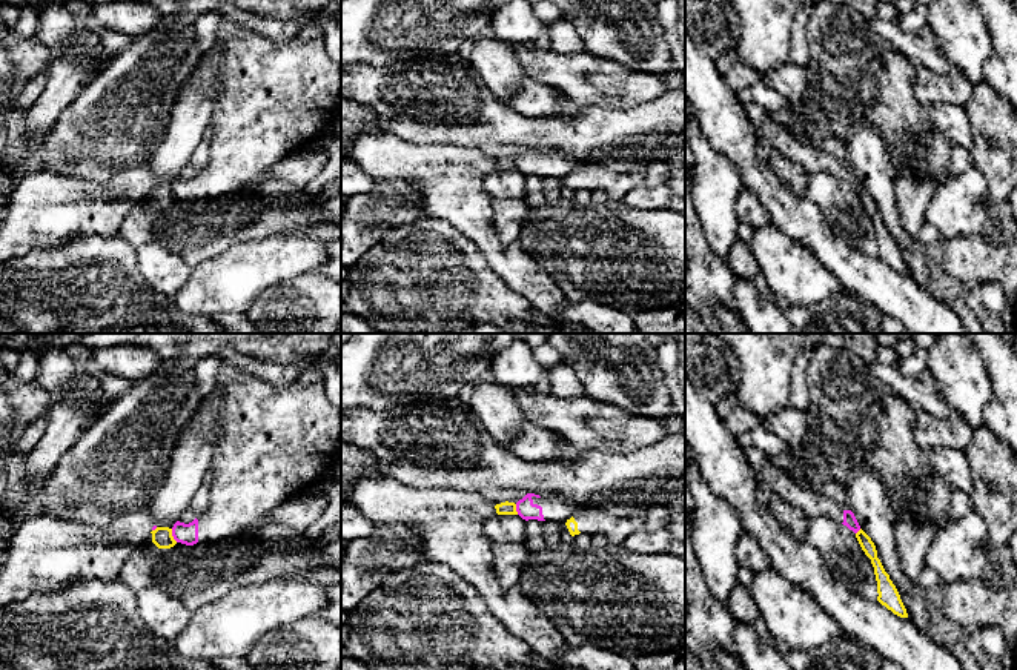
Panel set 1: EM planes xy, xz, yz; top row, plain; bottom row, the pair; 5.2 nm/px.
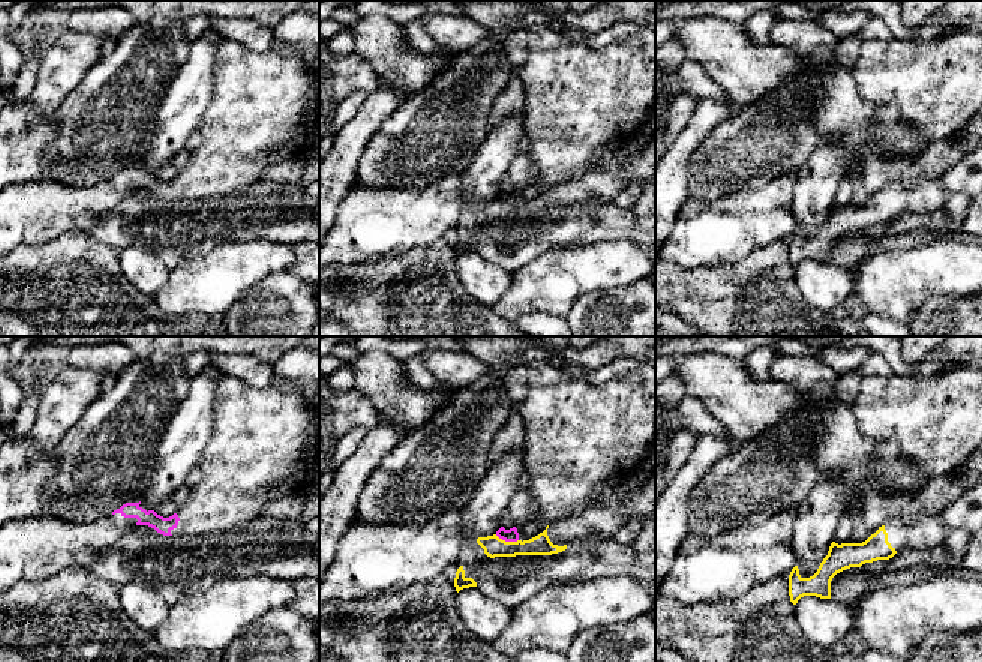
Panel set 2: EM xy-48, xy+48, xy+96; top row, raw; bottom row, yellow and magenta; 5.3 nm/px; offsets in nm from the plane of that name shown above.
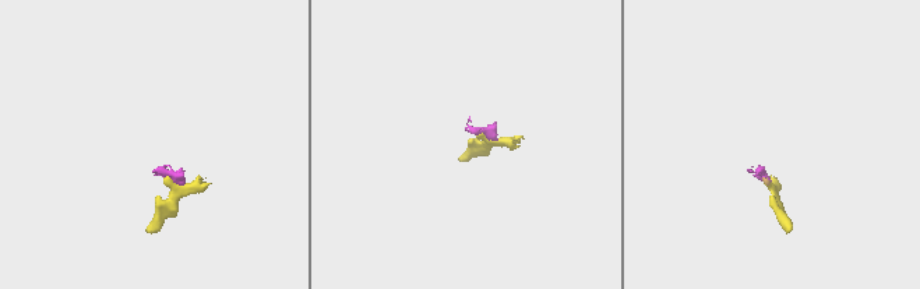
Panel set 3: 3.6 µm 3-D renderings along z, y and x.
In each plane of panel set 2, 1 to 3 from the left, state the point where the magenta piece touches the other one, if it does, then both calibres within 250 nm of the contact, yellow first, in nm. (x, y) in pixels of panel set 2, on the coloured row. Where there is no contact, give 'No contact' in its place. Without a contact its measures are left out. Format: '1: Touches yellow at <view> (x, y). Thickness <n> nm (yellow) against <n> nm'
1: No contact
2: Touches yellow at xy+48 (507, 542). Thickness 110 nm (yellow) against 70 nm
3: No contact

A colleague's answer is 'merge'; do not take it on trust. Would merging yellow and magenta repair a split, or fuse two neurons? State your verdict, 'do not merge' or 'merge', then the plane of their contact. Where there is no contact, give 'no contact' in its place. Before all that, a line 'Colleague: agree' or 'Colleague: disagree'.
Colleague: disagree
do not merge | xy

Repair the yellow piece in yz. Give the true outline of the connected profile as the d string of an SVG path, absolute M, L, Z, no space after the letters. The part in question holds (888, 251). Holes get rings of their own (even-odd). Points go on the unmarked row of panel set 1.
M860 184L856 189L856 194L865 207L865 211L871 215L871 220L874 223L874 231L877 237L877 257L885 261L888 266L891 266L894 270L900 274L908 274L906 264L900 255L900 250L889 235L889 231L885 227L880 215L877 214L877 206L871 194Z

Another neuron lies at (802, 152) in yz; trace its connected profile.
M742 103L751 124L756 128L757 135L765 135L771 149L776 149L787 160L803 169L808 175L825 171L839 180L846 181L857 189L860 181L851 166L845 166L834 155L819 149L810 140L800 138L770 121L770 112L756 103Z

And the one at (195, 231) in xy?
M292 191L287 200L266 198L261 192L194 201L177 198L171 204L143 198L117 235L134 247L155 241L192 269L240 241L269 235L341 235L341 226L327 212L323 221L313 220L310 207L326 211L329 204L323 195L309 197L303 191Z

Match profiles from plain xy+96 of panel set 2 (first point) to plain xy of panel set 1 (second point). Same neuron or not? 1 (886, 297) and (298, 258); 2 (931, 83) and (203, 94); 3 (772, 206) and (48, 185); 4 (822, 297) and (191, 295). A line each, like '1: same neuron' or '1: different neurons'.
1: same neuron
2: different neurons
3: same neuron
4: different neurons

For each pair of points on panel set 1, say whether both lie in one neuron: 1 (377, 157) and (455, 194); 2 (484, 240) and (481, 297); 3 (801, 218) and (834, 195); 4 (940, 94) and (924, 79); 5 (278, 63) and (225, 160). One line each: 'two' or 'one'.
1: one
2: two
3: two
4: one
5: one

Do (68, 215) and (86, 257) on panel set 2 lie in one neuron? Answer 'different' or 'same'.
different

